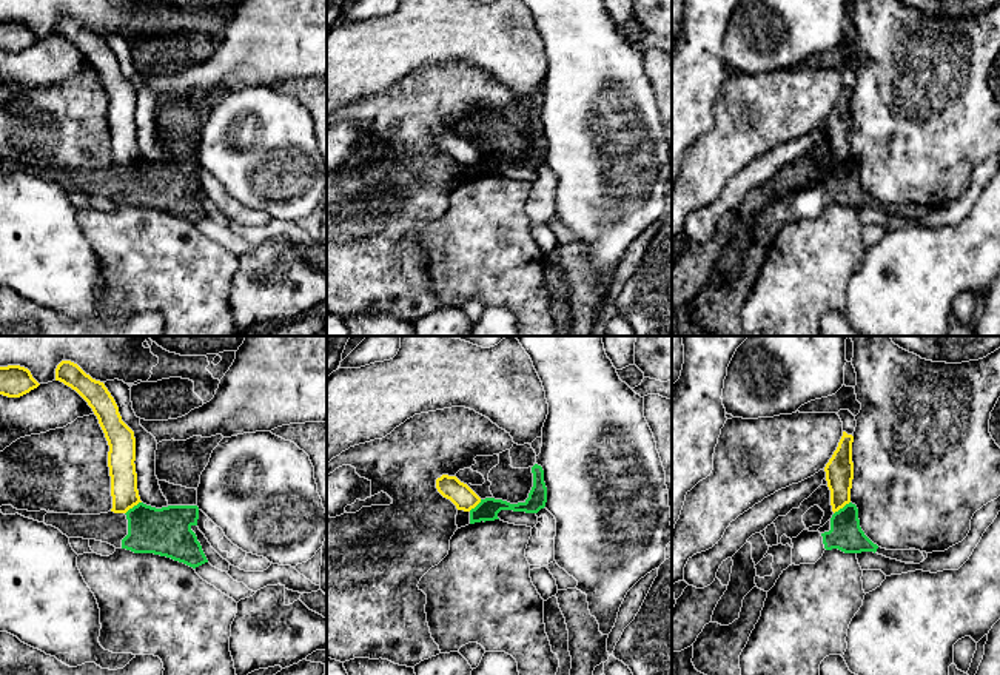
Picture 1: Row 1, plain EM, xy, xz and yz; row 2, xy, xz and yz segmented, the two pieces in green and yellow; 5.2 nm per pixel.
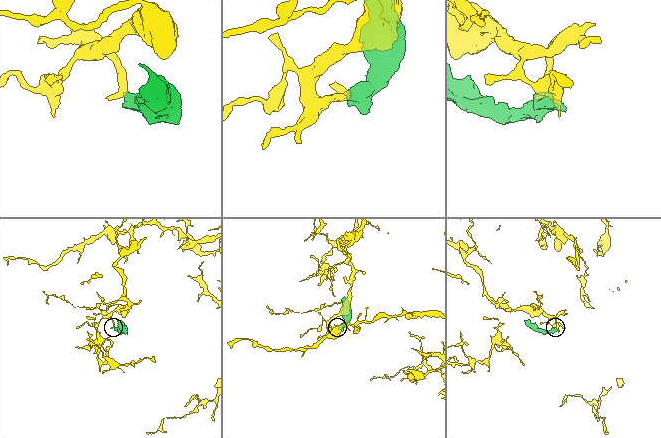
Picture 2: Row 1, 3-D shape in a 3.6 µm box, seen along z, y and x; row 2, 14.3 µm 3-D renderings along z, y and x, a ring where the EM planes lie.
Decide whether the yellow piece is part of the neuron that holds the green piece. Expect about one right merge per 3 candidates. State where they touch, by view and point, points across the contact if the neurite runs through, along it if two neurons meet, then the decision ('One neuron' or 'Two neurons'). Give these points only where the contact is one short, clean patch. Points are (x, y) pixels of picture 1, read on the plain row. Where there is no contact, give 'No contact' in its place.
Touches green at xy (134, 161). Boundary: xy (140, 156), (125, 168). Two neurons

